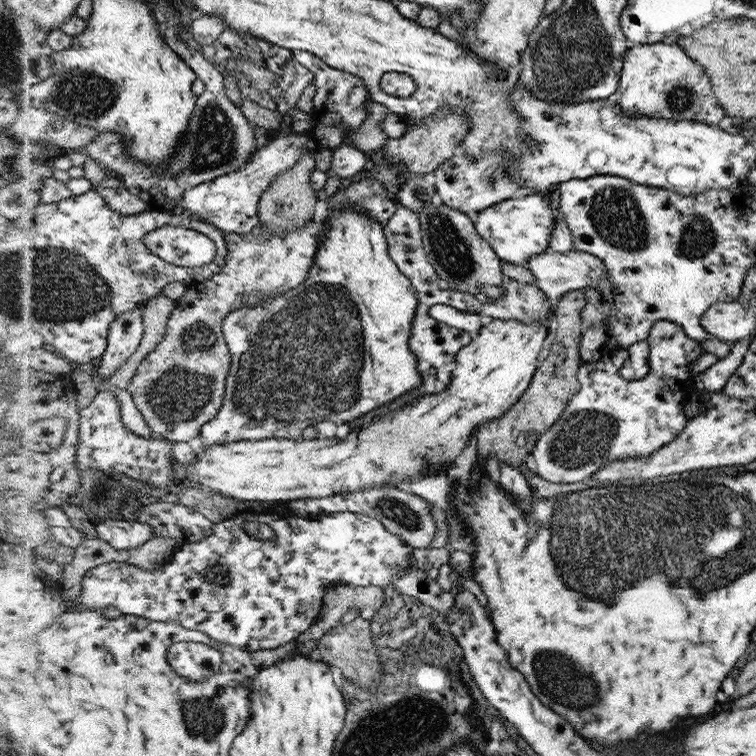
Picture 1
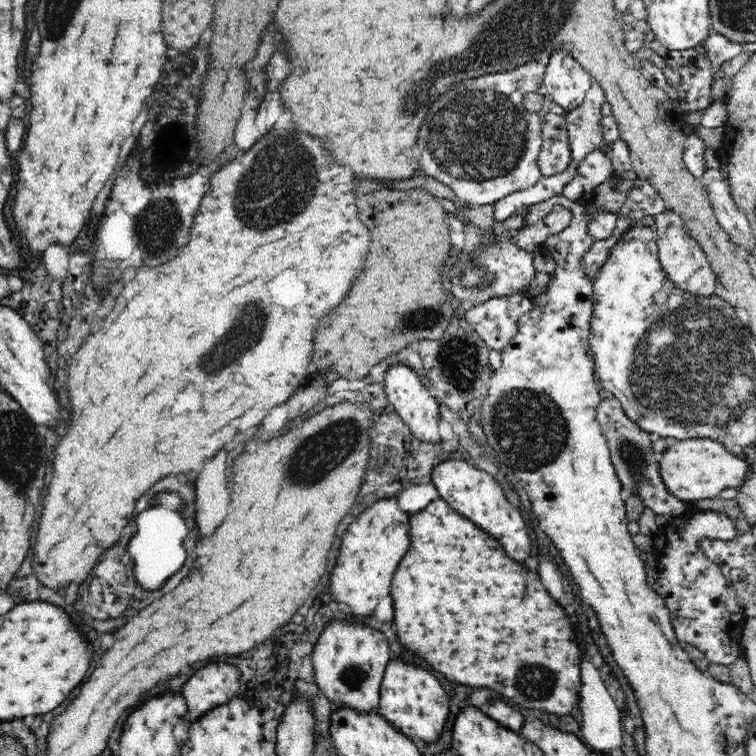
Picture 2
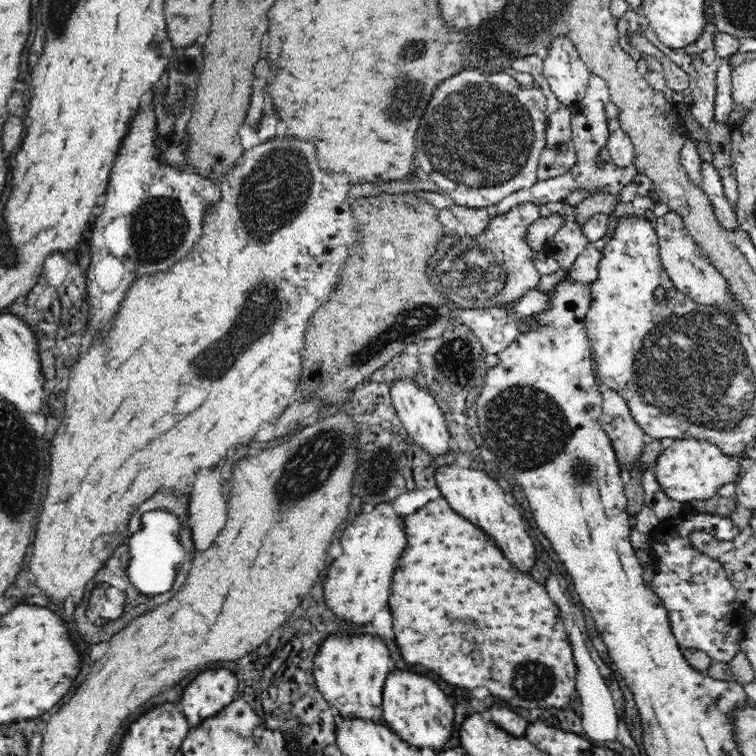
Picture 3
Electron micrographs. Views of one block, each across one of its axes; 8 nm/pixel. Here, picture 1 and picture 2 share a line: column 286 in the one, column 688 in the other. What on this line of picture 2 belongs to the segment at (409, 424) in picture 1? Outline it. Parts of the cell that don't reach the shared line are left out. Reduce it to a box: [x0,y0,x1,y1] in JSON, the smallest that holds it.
[658,438,750,502]

